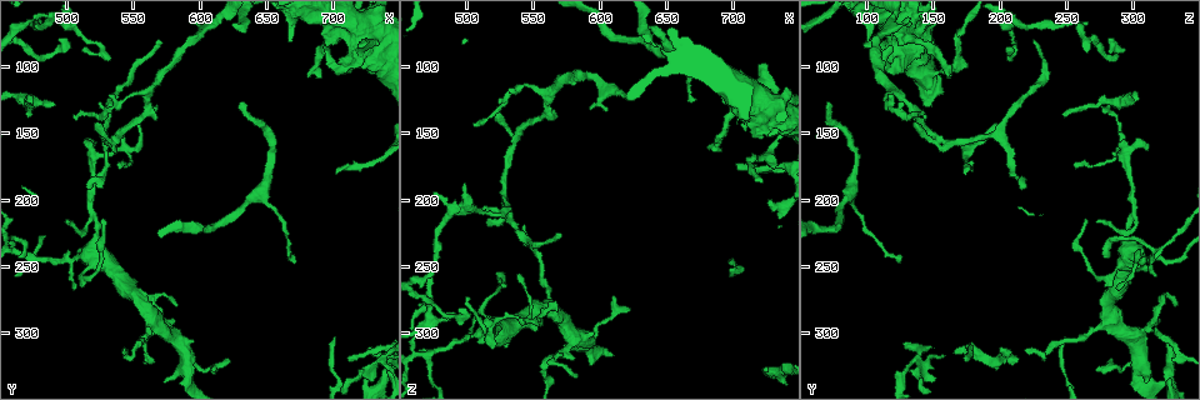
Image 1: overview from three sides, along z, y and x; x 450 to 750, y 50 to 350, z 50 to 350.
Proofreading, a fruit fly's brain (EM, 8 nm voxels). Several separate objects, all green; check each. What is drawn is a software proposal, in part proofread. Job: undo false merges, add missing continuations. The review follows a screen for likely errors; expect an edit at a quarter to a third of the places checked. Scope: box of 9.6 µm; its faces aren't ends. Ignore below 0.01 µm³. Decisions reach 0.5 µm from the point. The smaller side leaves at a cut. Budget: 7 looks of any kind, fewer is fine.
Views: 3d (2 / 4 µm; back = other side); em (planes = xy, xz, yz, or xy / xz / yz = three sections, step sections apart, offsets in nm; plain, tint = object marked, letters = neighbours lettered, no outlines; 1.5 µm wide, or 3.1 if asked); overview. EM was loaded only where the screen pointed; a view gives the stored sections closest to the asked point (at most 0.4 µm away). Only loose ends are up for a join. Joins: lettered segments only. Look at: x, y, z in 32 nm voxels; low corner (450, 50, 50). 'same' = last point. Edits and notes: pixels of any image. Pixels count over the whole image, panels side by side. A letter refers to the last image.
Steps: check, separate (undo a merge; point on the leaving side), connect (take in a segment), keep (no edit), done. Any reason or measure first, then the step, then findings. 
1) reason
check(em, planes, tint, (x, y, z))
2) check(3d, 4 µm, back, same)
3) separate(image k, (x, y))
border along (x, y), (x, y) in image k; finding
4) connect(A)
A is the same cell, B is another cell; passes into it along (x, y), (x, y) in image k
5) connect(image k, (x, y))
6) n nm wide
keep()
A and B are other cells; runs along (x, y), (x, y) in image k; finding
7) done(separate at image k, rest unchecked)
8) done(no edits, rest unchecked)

an open end
check(3d, 4 µm, (632, 126, 72))

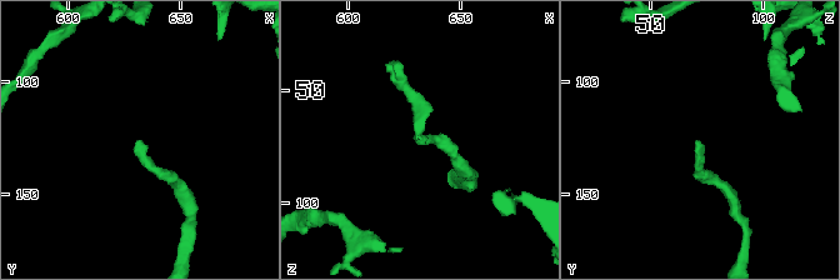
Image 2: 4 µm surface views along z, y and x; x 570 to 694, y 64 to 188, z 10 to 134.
now the EM
check(em, planes, letters, (631, 126, 72))

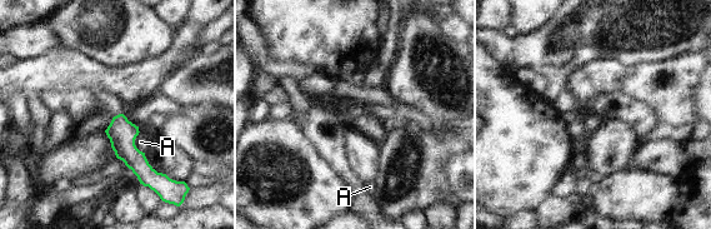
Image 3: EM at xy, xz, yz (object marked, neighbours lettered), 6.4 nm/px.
keep()
A is another cell; border along (139, 132), (135, 145), (144, 153) in image 3; none of them fits

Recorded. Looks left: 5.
branch stops here
check(em, xz, step 8, letters, (502, 214, 274))

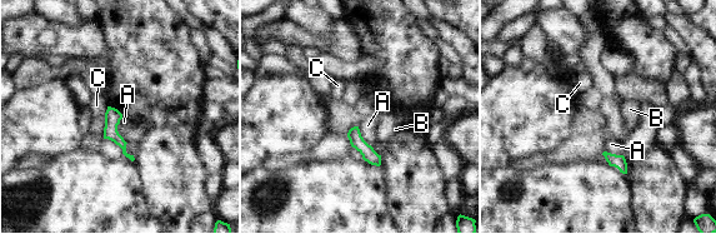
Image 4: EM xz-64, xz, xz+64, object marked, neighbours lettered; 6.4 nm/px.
keep()
A, B and C are other cells; runs along (354, 130), (355, 139), (377, 162) in image 4; none of them fits

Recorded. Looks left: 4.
calibre changes
check(3d, 2 µm, (598, 324, 296))

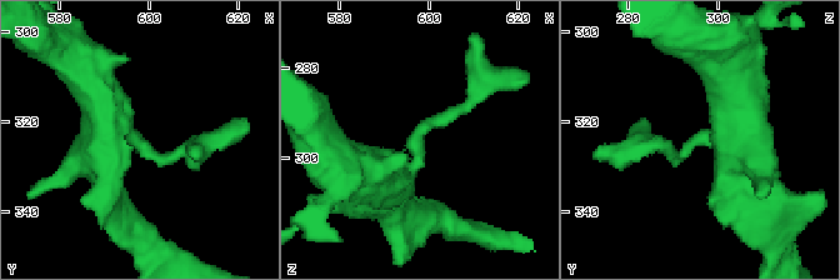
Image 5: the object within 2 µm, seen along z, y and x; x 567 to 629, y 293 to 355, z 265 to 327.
4 arms; shape alone is not enough
check(em, xz, step 8, tint, (598, 324, 297))

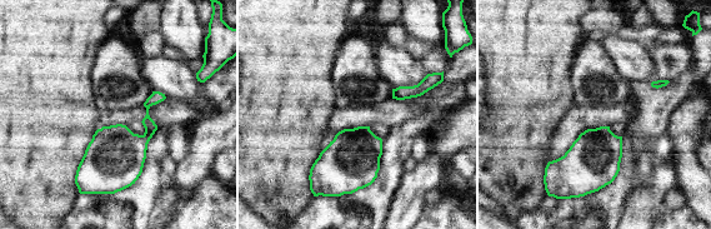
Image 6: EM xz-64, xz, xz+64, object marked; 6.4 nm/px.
cut it another way
check(em, planes, letters, same)

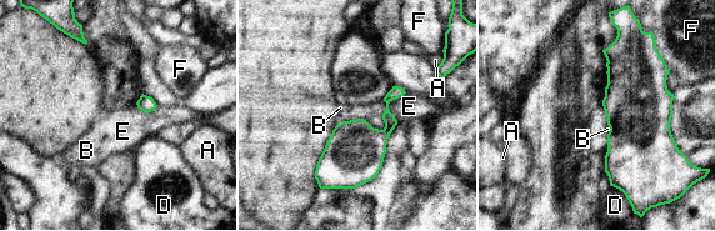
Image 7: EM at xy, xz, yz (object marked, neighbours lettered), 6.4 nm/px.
80 nm wide
keep()
A, B, D, E and F are other cells; all the same neuron

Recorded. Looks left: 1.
done(no edits, rest unchecked)

